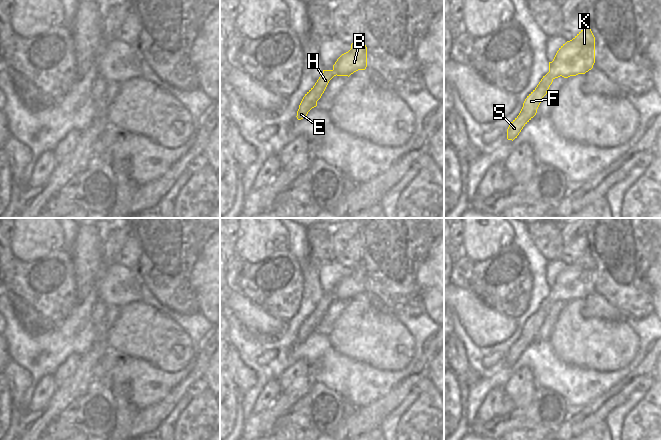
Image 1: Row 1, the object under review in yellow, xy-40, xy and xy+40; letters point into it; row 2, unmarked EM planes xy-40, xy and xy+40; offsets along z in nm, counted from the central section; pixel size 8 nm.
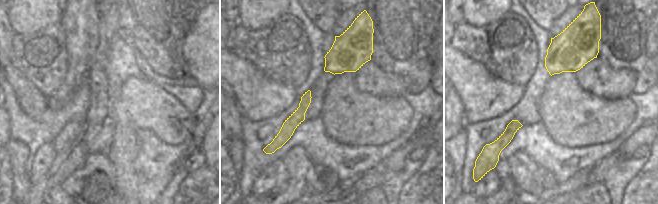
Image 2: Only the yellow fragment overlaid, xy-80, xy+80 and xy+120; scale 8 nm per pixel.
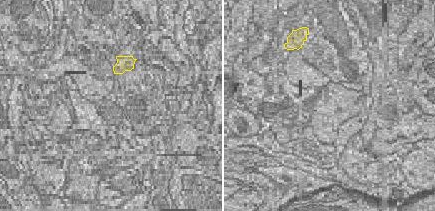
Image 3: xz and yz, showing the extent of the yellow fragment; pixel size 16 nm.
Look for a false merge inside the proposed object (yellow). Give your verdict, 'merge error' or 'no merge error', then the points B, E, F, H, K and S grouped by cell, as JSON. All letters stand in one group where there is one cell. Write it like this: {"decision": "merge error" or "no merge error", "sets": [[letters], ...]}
{"decision": "no merge error", "sets": [["B", "E", "F", "H", "K", "S"]]}

